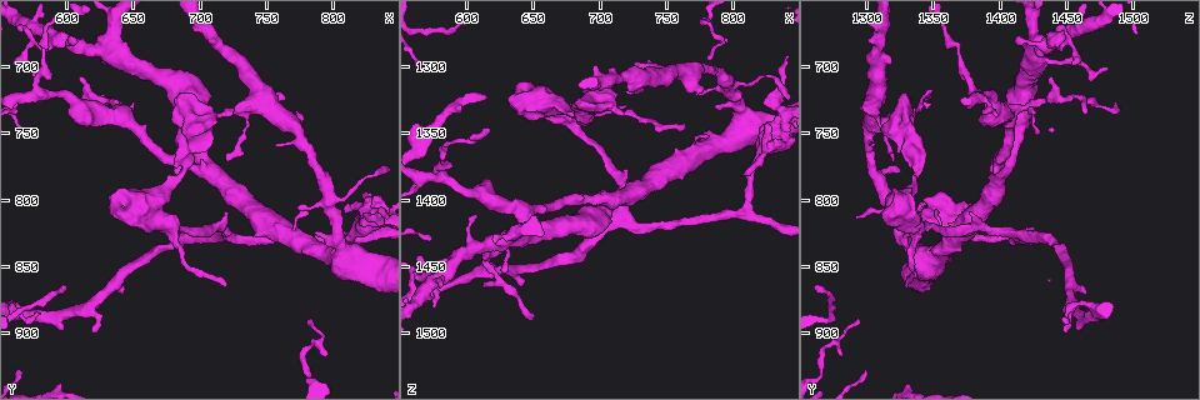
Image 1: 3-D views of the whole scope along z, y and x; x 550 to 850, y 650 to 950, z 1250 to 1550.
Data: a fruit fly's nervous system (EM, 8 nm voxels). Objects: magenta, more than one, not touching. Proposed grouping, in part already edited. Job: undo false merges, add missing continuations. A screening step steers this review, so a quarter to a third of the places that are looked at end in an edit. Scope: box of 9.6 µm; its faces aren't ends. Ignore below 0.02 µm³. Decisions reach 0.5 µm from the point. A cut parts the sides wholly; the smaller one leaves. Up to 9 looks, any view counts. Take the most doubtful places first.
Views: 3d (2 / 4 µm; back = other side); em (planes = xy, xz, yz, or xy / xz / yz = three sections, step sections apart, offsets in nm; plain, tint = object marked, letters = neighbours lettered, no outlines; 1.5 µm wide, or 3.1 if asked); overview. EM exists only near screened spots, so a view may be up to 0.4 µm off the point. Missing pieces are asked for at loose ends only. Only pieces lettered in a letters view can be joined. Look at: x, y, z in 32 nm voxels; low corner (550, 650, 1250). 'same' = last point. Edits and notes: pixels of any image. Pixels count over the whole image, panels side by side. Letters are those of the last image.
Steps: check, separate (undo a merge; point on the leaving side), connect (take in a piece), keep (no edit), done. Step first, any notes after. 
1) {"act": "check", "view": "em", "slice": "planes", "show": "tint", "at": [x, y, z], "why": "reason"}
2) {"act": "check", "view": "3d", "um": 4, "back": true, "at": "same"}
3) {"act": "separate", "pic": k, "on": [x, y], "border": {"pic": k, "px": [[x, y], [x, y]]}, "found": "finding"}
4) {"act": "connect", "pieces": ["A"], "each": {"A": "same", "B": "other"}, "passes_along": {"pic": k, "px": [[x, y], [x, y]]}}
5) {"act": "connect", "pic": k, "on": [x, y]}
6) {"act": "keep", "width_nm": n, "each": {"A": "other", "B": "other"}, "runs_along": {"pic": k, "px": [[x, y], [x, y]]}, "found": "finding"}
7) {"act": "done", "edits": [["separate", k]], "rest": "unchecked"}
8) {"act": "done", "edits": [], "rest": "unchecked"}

{"act": "check", "view": "3d", "um": 4, "at": [810, 810, 1380], "why": "free end"}

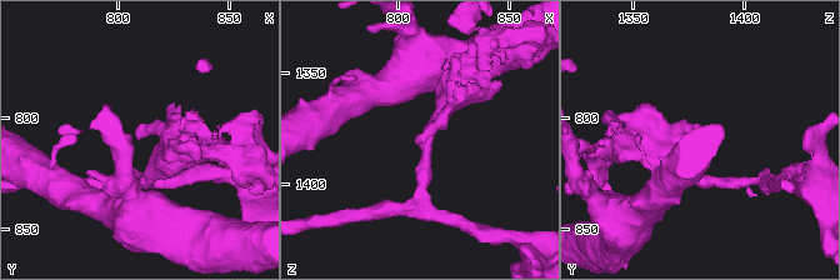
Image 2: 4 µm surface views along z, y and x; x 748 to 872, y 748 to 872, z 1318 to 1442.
{"act": "check", "view": "em", "slice": "planes", "show": "letters", "at": [809, 811, 1380]}

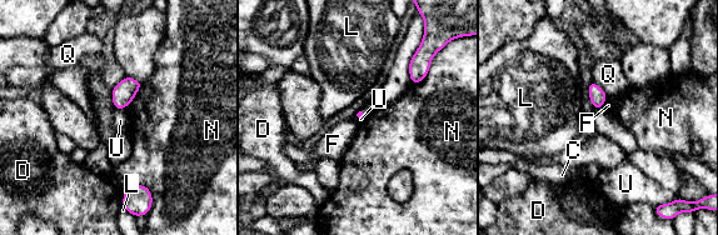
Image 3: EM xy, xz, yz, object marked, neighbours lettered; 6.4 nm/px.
{"act": "keep", "each": {"C": "other", "D": "other", "F": "other", "L": "other", "N": "other", "Q": "other", "U": "other"}, "border": {"pic": 3, "px": [[124, 108], [116, 110]]}, "found": "none of them fits"}

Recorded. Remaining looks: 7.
{"act": "check", "view": "3d", "um": 2, "at": [580, 722, 1380], "why": "looks like a crossing"}

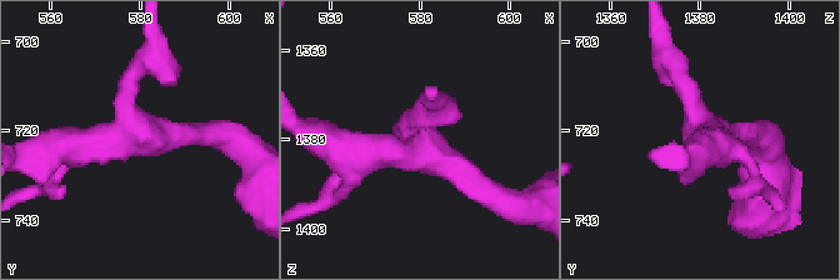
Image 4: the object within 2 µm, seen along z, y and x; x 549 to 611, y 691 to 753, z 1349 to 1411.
{"act": "check", "view": "em", "slice": "planes", "show": "tint", "at": [581, 720, 1381], "arms": 4}

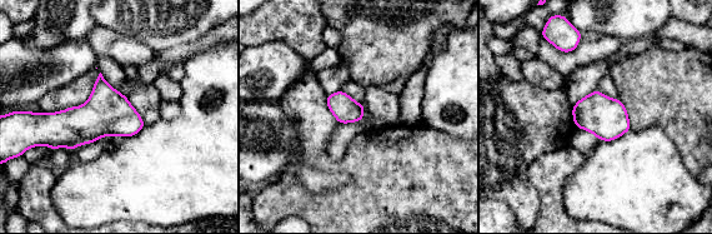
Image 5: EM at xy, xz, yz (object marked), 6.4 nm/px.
{"act": "check", "view": "em", "slice": "planes", "show": "letters", "at": "same", "why": "what lies round it"}

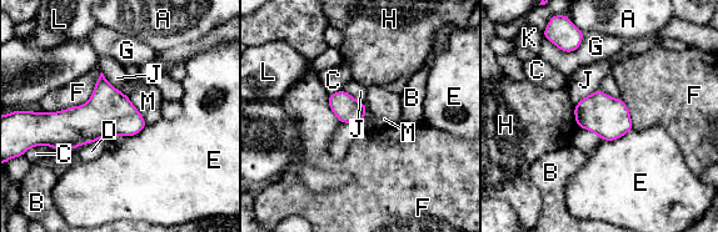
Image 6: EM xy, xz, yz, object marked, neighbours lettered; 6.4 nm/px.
{"act": "keep", "width_nm": 170, "each": {"A": "other", "B": "other", "C": "other", "D": "other", "E": "other", "F": "other", "G": "other", "H": "other", "J": "other", "K": "other", "L": "other", "M": "other"}, "border": {"pic": 6, "px": [[128, 96], [146, 125]]}, "found": "one cell here"}

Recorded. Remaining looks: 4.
{"act": "check", "view": "em", "slice": "planes", "show": "plain", "at": [784, 826, 1332], "why": "an open end"}

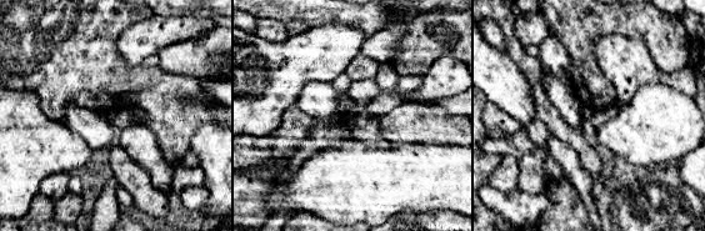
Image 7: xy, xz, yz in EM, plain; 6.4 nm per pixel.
{"act": "check", "view": "em", "slice": "planes", "show": "letters", "at": "same"}

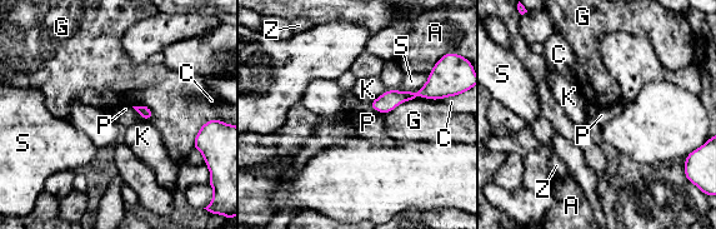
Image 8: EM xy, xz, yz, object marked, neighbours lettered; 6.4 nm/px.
{"act": "keep", "each": {"A": "other", "C": "other", "G": "other", "K": "other", "P": "other", "S": "other", "Z": "other"}, "border": {"pic": 8, "px": [[367, 104], [382, 114]]}, "found": "no lettered piece goes on from it"}

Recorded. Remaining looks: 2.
{"act": "check", "view": "em", "slice": "xz", "step": 8, "show": "letters", "at": [758, 760, 1304], "why": "free end"}

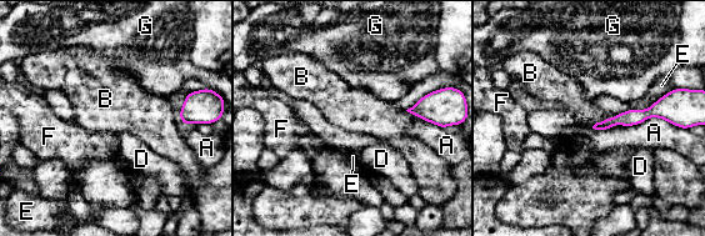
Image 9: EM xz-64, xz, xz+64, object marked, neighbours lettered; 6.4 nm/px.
{"act": "check", "view": "em", "slice": "yz", "step": 4, "show": "letters", "at": "same"}

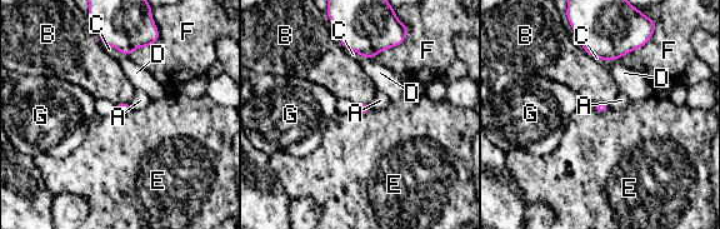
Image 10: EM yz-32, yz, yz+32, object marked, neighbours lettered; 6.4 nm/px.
{"act": "keep", "each": {"A": "other", "B": "other", "C": "other", "D": "other", "E": "other", "F": "other", "G": "other"}, "border": {"pic": 10, "px": [[133, 109], [124, 114], [114, 113]]}, "found": "no lettered piece goes on from it"}

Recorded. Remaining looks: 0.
{"act": "done", "edits": [], "rest": "unchecked"}

